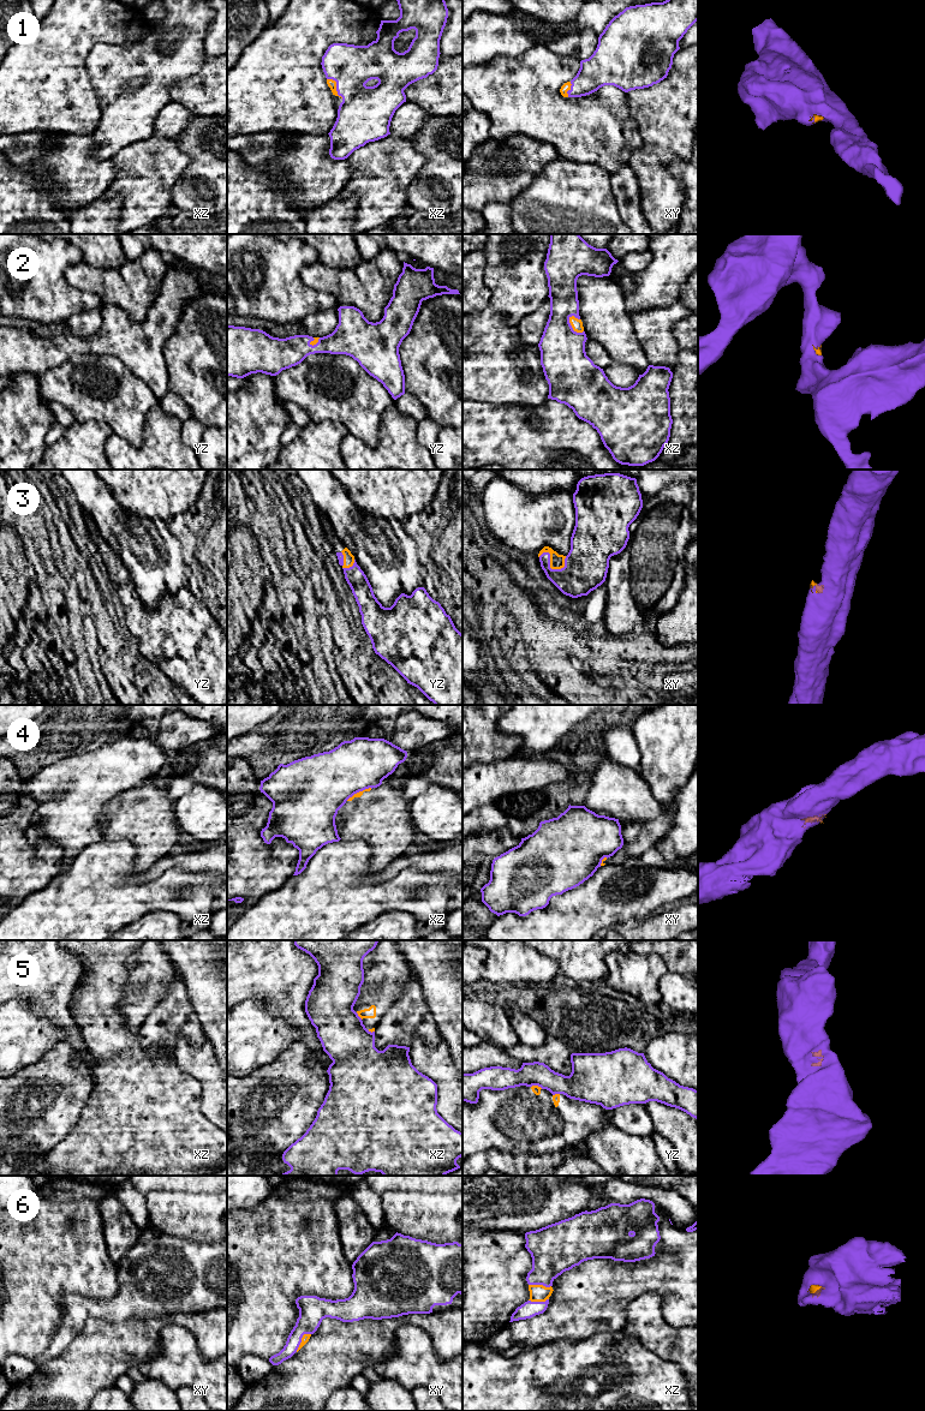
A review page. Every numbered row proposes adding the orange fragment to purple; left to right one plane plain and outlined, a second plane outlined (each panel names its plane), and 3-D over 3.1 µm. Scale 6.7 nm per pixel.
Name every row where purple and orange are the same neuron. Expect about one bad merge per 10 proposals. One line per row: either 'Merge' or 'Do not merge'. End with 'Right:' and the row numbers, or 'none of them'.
1: Merge
2: Merge
3: Merge
4: Do not merge
5: Do not merge
6: Merge
Right: 1, 2, 3, 6

